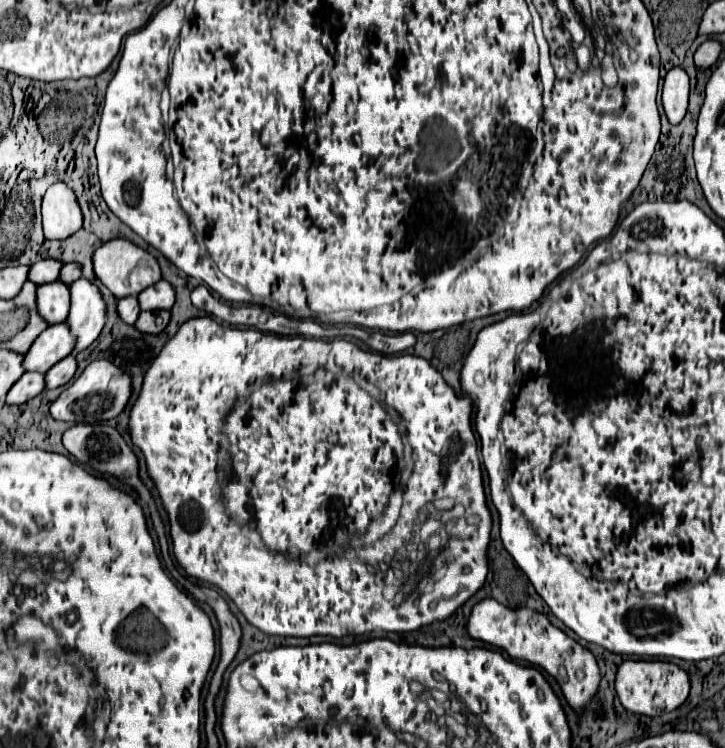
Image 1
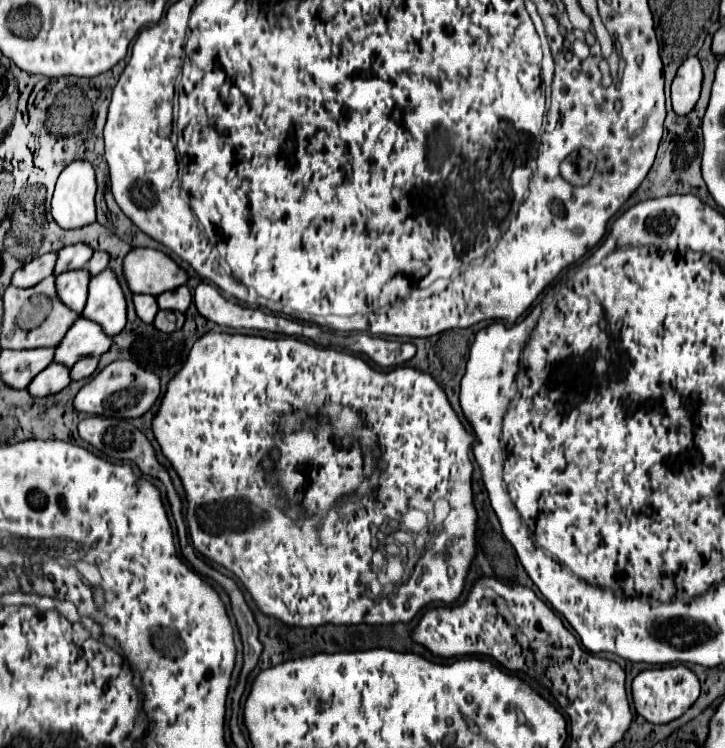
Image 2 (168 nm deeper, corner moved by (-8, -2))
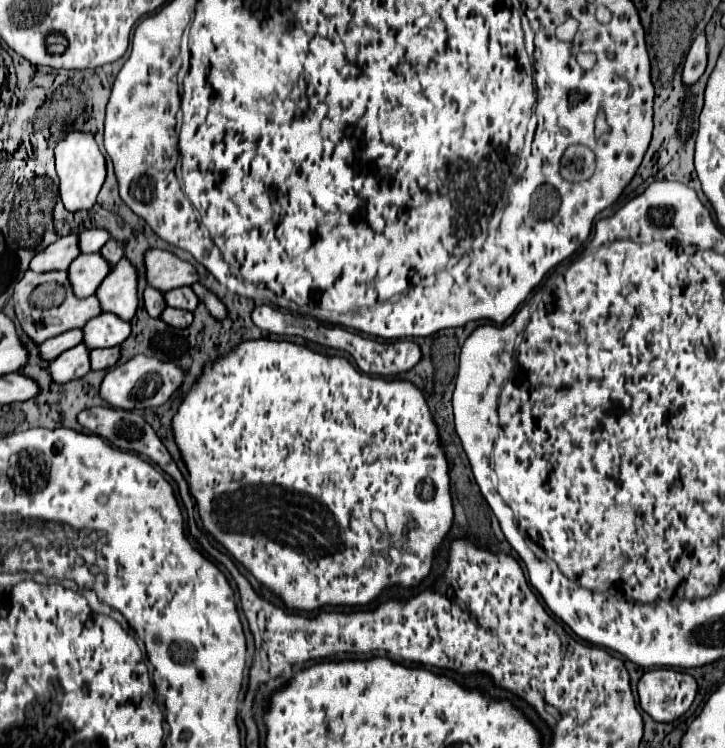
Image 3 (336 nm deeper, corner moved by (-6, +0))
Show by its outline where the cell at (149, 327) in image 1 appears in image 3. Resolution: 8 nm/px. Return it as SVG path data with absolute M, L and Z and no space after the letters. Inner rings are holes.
M166 307L166 311L162 313L162 319L172 325L172 327L188 327L194 319L194 315L190 311L182 311L182 309L174 309L174 307Z

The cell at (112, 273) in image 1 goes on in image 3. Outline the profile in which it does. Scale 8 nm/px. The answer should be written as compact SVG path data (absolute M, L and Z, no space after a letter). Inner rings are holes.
M150 249L146 253L146 279L152 287L166 293L176 287L198 283L198 273L188 261L178 259L174 253Z

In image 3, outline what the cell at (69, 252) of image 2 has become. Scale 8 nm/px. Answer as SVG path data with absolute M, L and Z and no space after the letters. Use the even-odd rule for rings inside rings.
M86 229L84 233L80 233L80 249L82 253L96 253L108 239L110 233L106 233L106 229Z

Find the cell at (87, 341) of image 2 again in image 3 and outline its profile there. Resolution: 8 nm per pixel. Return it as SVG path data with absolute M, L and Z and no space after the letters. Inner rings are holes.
M102 313L84 325L84 343L90 349L114 347L126 341L130 331L132 331L130 321L118 319L118 315L114 313Z

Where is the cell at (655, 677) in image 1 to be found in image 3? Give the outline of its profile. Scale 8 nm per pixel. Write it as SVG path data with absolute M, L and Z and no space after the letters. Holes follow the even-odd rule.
M652 669L638 683L640 707L660 723L670 723L684 715L696 697L694 677L674 669Z

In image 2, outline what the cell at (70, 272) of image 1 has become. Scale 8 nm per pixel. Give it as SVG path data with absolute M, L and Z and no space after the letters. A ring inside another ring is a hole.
M96 251L96 253L92 255L92 259L88 261L86 269L88 269L90 275L98 275L100 271L106 269L106 265L108 265L108 253L104 255L104 251Z

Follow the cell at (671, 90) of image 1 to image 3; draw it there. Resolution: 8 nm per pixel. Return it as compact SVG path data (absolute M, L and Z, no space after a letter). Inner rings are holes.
M700 33L700 35L694 39L694 43L692 43L692 47L690 47L688 55L686 55L686 63L684 63L682 81L684 81L686 85L696 83L696 81L702 77L704 69L706 69L706 61L708 61L708 45L706 45L706 35L704 35L704 33Z

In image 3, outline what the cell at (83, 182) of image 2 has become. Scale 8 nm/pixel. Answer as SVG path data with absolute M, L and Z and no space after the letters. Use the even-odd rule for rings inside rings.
M70 131L58 145L54 147L56 171L60 177L60 199L68 211L90 209L96 203L98 191L106 179L106 159L100 153L96 139L86 131Z

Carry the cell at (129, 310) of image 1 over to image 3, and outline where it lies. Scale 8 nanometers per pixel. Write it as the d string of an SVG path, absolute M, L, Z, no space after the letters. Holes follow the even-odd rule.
M146 287L146 291L144 291L144 305L146 305L146 311L150 313L150 317L160 317L162 311L166 309L164 295L158 289L154 289L154 287Z

